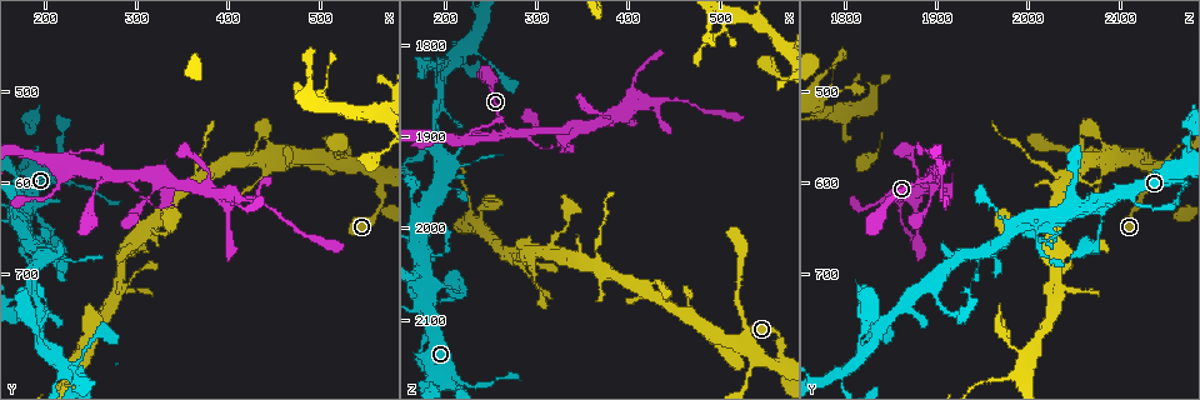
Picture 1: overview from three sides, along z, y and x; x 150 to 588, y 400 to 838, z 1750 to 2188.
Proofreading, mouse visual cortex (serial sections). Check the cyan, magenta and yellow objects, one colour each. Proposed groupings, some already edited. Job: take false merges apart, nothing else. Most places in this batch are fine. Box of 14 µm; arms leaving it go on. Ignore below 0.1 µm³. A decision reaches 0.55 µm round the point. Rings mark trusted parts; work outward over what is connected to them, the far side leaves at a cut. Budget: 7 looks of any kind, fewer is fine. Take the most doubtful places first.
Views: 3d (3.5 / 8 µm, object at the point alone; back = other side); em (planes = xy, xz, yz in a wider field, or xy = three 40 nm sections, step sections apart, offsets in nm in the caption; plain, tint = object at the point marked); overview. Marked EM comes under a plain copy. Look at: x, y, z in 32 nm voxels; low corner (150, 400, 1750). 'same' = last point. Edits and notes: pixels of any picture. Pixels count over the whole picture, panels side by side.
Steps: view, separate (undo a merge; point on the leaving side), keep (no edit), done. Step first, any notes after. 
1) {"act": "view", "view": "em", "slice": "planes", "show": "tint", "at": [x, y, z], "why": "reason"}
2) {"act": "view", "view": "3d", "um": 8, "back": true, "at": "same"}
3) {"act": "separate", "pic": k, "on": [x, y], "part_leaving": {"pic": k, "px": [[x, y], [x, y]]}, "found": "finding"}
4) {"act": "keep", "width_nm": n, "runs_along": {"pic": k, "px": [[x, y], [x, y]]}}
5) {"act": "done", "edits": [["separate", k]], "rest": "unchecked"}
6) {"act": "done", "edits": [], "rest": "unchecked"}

{"act": "view", "view": "3d", "um": 3.5, "at": [420, 620, 1860], "why": "calibre changes"}

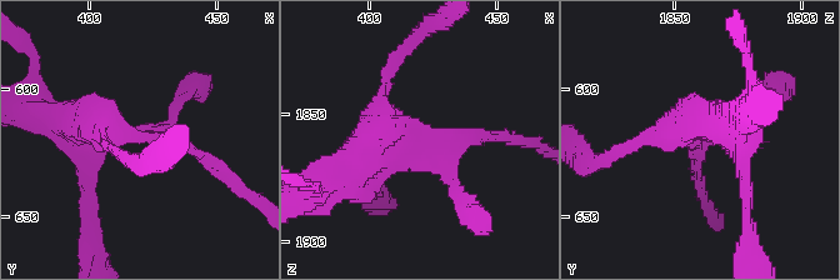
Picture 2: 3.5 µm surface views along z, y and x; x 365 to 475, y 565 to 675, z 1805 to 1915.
{"act": "view", "view": "em", "slice": "xy", "step": 3, "show": "tint", "at": [424, 618, 1857], "arm_widths_nm": [150, 500]}

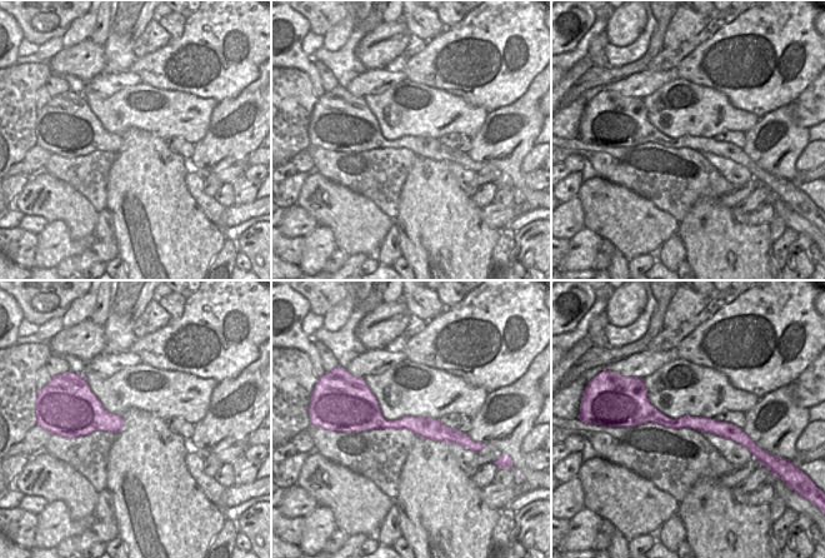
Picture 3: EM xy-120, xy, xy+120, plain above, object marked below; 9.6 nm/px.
{"act": "keep", "runs_along": {"pic": 2, "px": [[84, 120], [184, 143], [223, 170]]}, "found": "continuous, no second cell"}

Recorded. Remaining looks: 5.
{"act": "view", "view": "3d", "um": 3.5, "at": [525, 575, 2120], "why": "arms part here"}

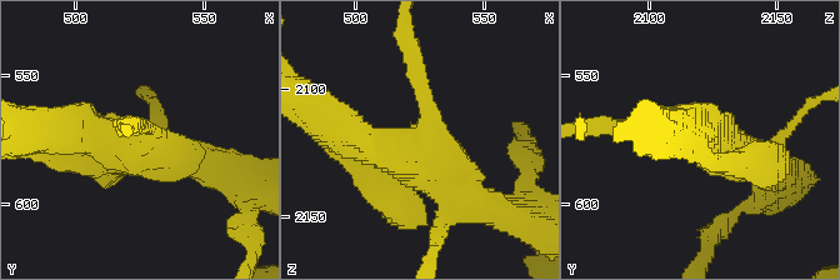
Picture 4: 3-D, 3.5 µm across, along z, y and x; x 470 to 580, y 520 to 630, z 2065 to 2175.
{"act": "view", "view": "em", "slice": "xy", "step": 2, "show": "tint", "at": [528, 575, 2118]}

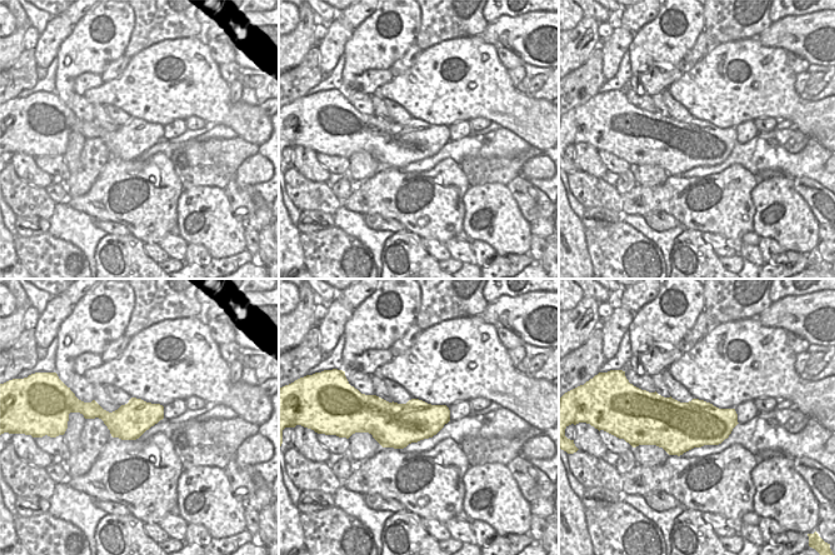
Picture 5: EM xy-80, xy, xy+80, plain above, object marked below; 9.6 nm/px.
{"act": "keep", "runs_along": {"pic": 4, "px": [[479, 201], [336, 125]]}, "found": "continuous, no second cell"}

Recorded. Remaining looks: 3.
{"act": "view", "view": "3d", "um": 3.5, "at": [200, 785, 1820], "why": "three-way junction"}

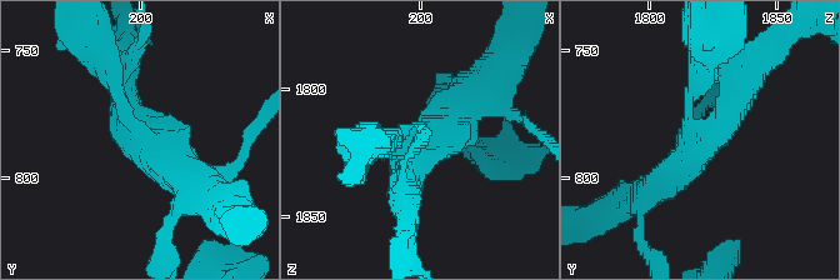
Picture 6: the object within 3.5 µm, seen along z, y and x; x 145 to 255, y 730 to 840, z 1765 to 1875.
{"act": "view", "view": "em", "slice": "xy", "step": 3, "show": "tint", "at": [199, 784, 1822], "arms": 3, "arm_widths_nm": [200, 350, 450], "why": "now the EM"}

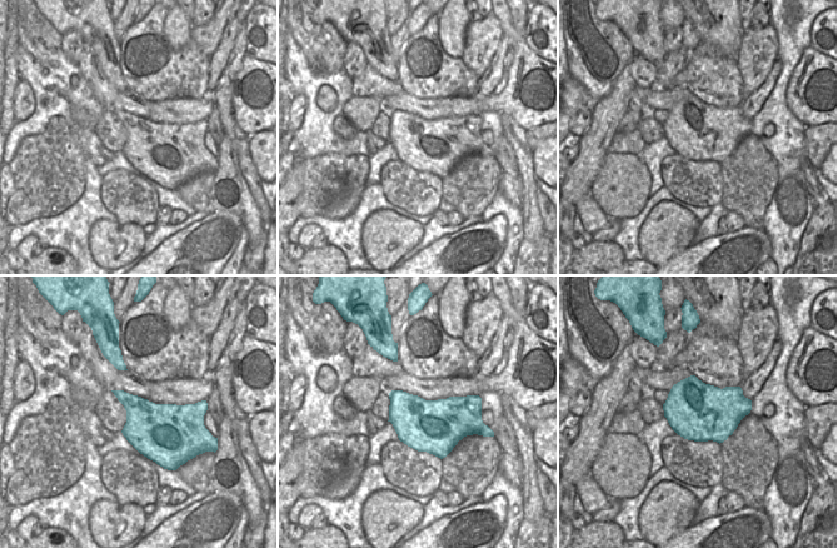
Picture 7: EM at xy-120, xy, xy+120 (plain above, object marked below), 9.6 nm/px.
{"act": "keep", "width_nm": 500, "runs_along": {"pic": 6, "px": [[753, 70], [718, 128], [663, 178]]}, "found": "all the same cell"}

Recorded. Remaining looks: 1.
{"act": "done", "edits": [], "rest": "unchecked"}

